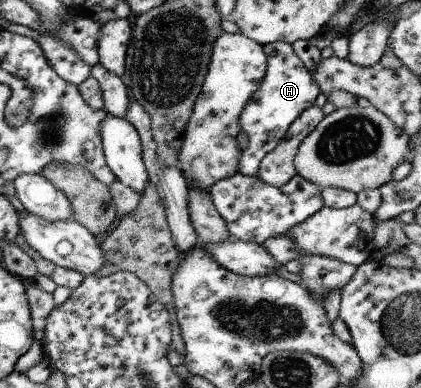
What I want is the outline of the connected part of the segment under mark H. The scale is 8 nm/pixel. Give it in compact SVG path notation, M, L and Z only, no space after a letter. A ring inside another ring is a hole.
M276 41L262 46L266 56L266 76L261 80L249 102L245 104L239 126L248 136L248 146L242 150L237 172L243 176L256 176L261 160L269 154L289 130L289 126L305 111L315 104L320 94L317 82L305 64L294 54L291 45Z

